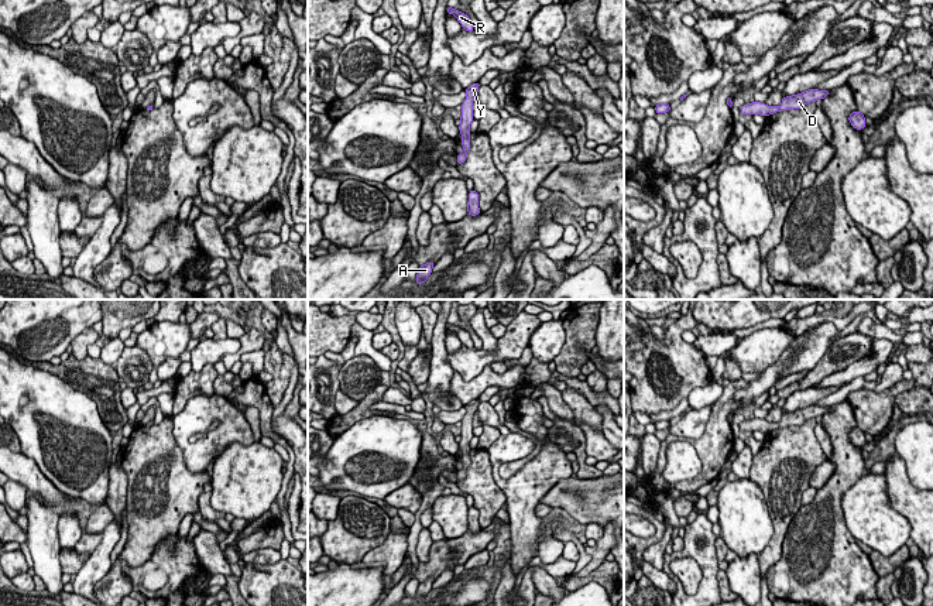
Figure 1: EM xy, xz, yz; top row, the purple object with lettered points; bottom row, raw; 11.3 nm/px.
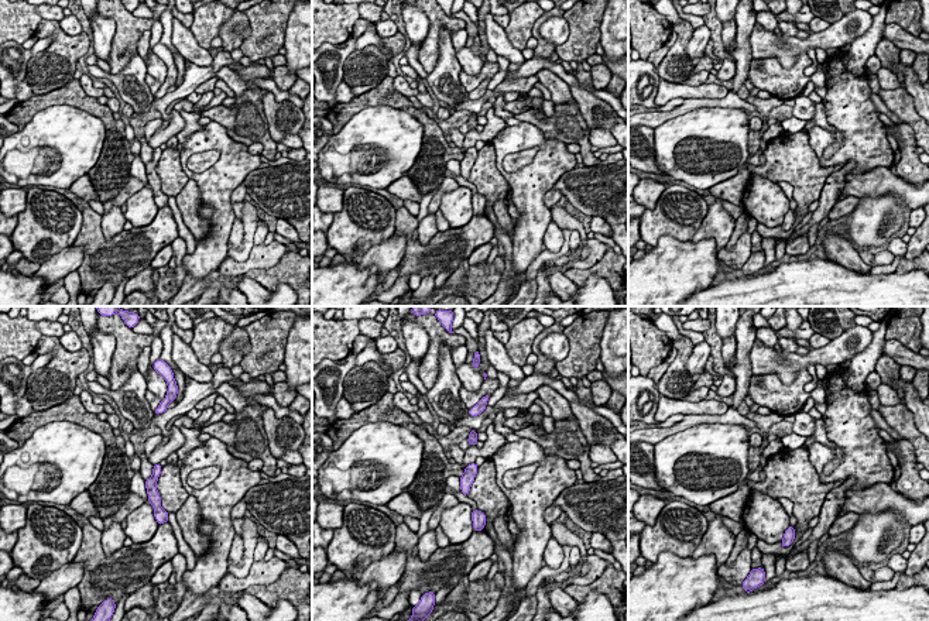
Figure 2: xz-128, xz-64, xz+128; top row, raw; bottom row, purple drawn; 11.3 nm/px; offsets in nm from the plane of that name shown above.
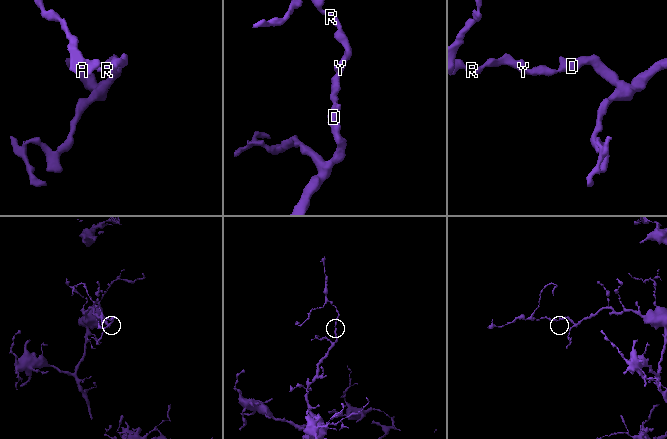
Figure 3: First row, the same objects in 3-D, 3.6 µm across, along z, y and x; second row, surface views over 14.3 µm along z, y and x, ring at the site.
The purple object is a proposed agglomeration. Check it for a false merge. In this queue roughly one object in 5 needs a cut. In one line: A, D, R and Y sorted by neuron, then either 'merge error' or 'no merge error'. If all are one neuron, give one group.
A D R Y | no merge error

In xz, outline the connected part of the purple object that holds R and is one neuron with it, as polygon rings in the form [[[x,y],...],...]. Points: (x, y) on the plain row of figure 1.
[[[446,323],[446,329],[453,331],[466,347],[469,347],[469,349],[474,347],[474,343],[467,331],[464,331],[460,326],[456,326],[453,323]]]

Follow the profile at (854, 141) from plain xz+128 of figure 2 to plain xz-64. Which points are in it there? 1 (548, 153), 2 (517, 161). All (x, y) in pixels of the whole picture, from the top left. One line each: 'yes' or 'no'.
1: yes
2: no

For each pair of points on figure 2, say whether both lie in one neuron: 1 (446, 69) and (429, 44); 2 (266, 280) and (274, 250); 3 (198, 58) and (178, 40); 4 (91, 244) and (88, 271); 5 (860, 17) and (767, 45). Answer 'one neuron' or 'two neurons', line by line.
1: two neurons
2: two neurons
3: one neuron
4: one neuron
5: one neuron

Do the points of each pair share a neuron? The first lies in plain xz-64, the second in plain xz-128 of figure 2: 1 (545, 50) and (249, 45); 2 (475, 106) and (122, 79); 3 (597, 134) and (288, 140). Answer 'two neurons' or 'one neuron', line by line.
1: two neurons
2: two neurons
3: one neuron

